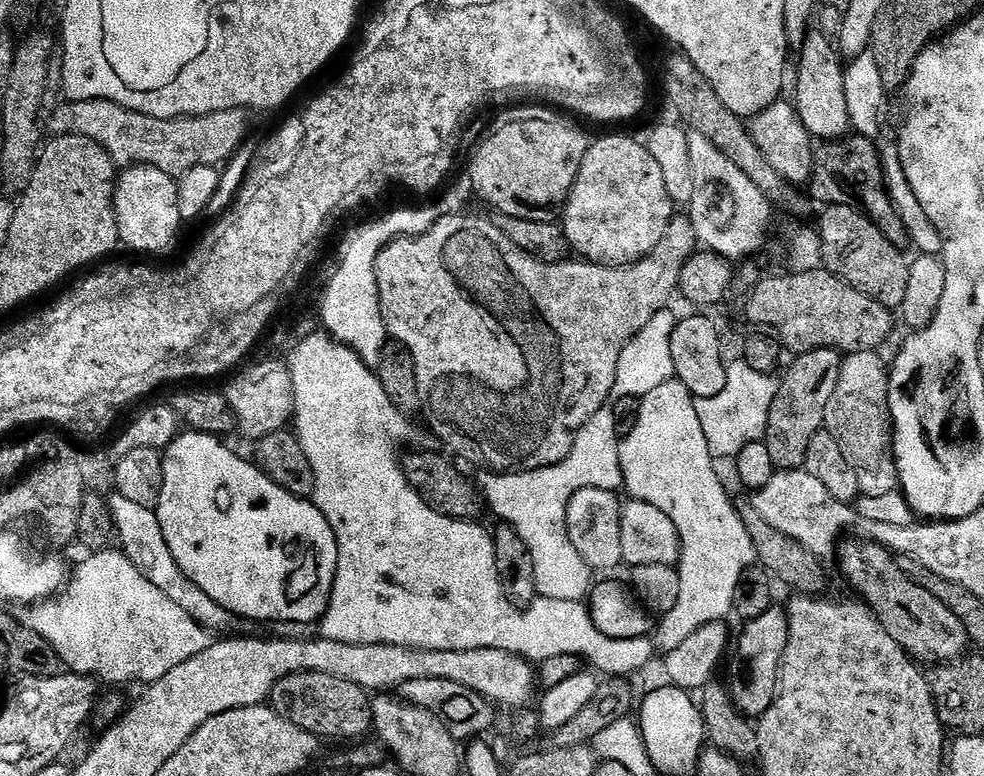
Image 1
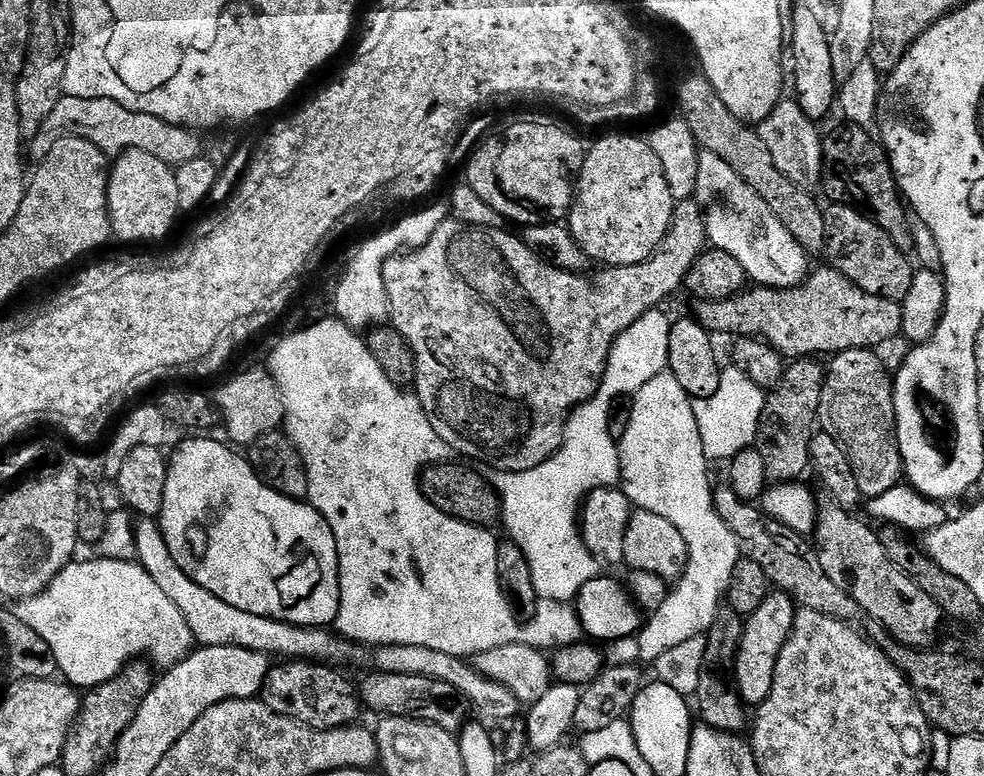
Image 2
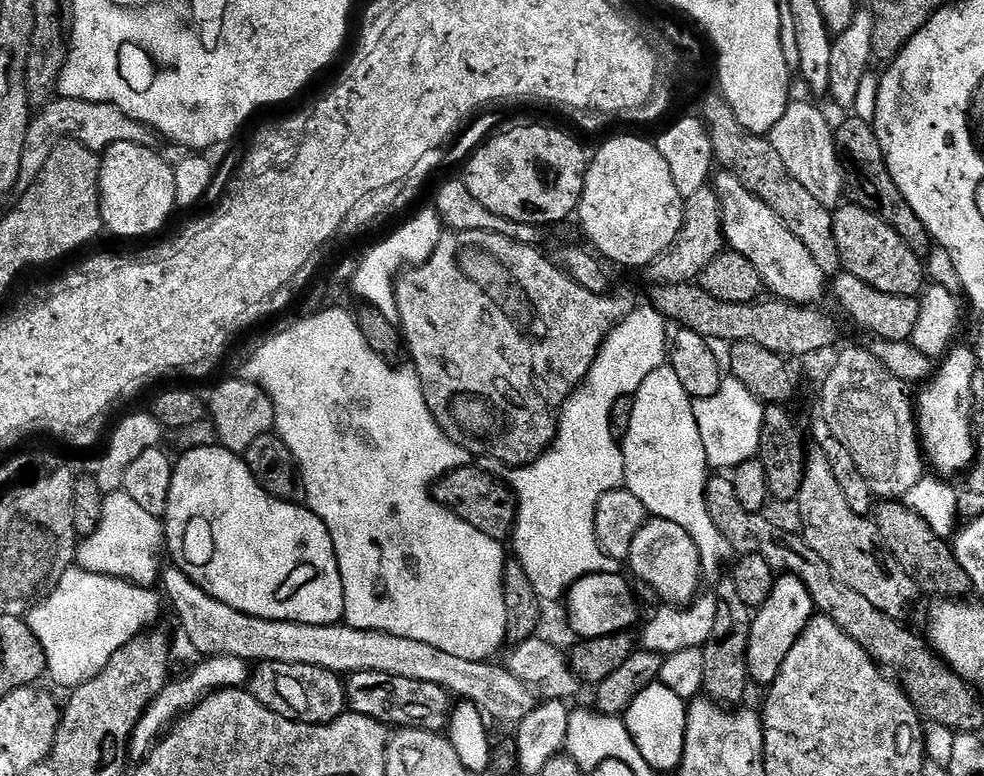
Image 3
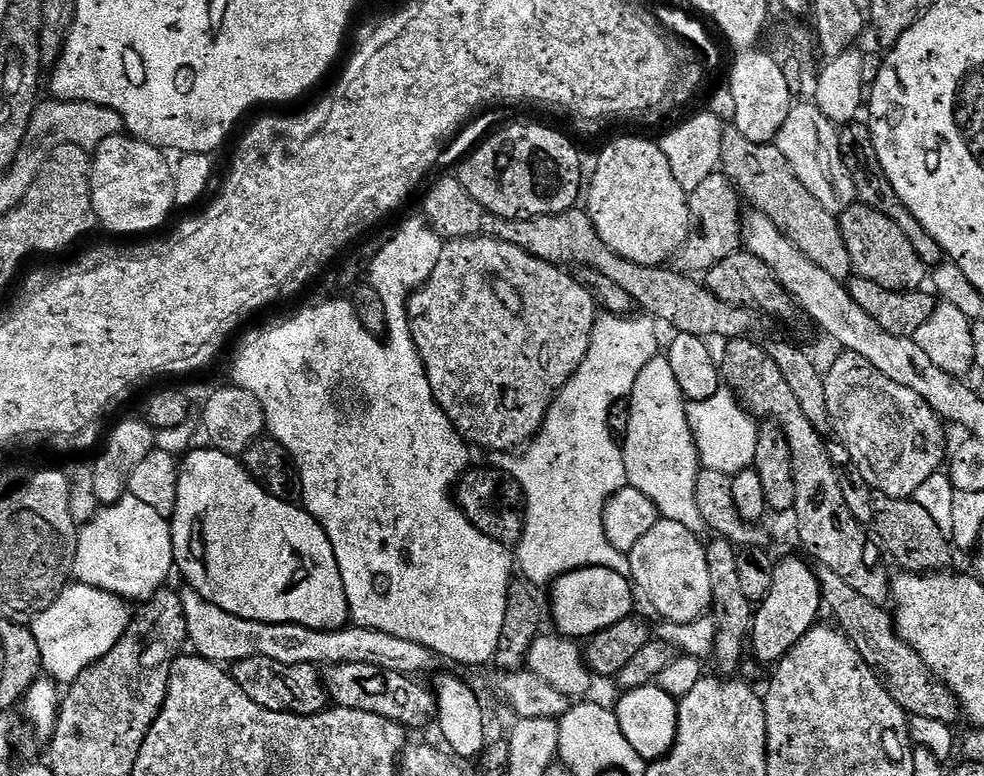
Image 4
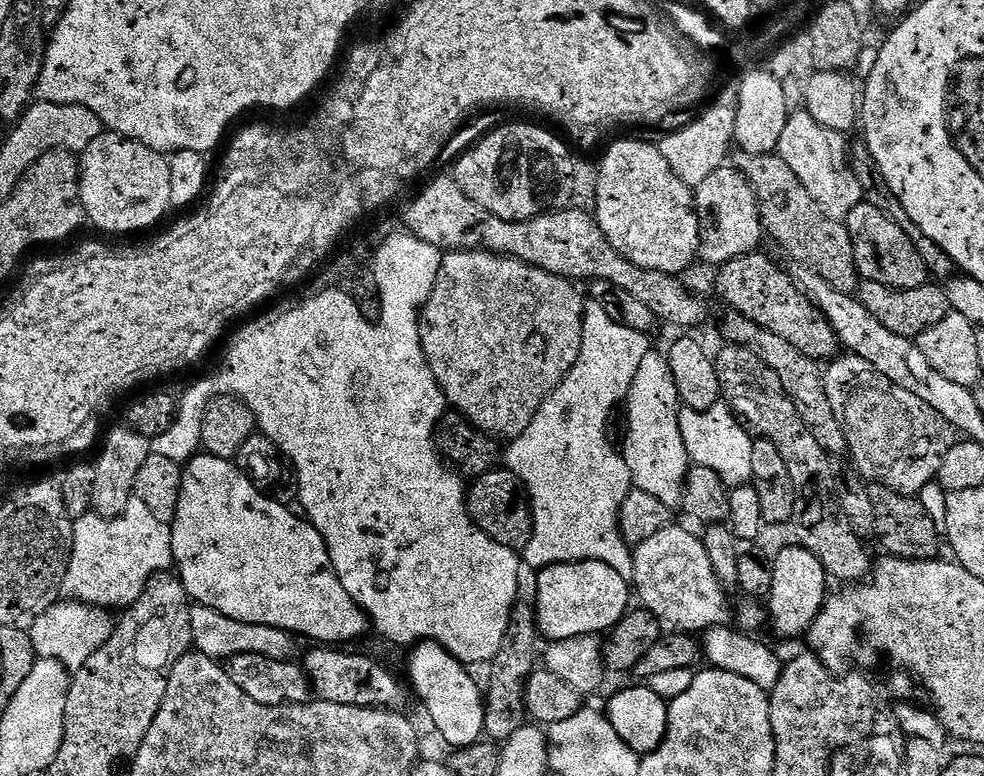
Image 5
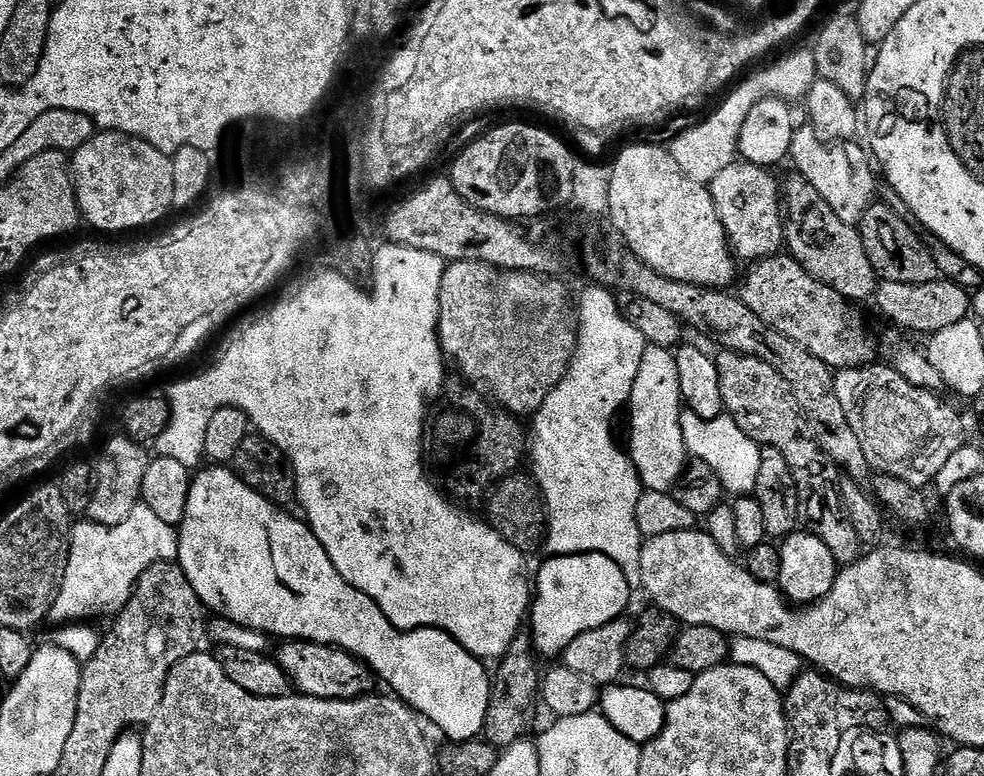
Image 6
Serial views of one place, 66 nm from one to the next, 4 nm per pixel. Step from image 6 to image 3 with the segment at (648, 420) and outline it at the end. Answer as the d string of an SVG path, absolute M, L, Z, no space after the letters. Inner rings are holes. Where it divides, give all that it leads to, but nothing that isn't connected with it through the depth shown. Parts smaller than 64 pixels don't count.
M671 366L654 370L654 374L642 382L631 401L632 417L628 420L624 436L622 432L623 487L642 502L649 517L678 522L678 526L694 538L694 546L698 546L700 555L701 573L708 577L724 563L729 563L730 549L726 538L722 538L722 530L714 526L710 510L706 510L710 465L706 446L702 446L702 434L698 434L693 403L692 397L686 394L686 386L682 386Z

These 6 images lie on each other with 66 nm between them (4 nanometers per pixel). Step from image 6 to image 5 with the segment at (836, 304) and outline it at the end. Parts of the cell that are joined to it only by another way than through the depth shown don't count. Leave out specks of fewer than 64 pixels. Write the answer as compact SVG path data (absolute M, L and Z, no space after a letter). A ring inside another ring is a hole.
M757 250L719 265L717 272L720 273L716 276L717 294L728 303L727 307L731 311L750 318L750 322L758 322L758 326L770 330L773 334L778 334L785 342L790 342L790 346L802 350L802 354L806 354L811 360L831 361L838 352L834 326L830 326L826 314L822 314L822 310L818 310L818 306L814 306L814 302L810 302L808 295L796 283L793 273L791 271L783 272L770 257L763 256L762 253L763 251Z

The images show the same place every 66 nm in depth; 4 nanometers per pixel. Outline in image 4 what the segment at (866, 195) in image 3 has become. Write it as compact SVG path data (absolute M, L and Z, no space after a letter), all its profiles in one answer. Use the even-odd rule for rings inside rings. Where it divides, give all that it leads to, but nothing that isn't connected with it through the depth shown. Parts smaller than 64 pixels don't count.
M853 122L843 125L839 129L839 134L838 146L842 158L846 162L846 170L850 170L850 178L854 178L857 201L886 214L886 218L890 218L890 222L894 222L898 226L898 230L902 230L902 234L906 234L906 238L910 240L910 246L914 246L918 258L922 258L925 266L945 263L946 257L942 246L938 246L938 242L934 242L934 238L930 238L930 234L926 234L926 226L922 226L922 222L918 222L918 218L914 218L914 214L910 214L910 210L906 210L906 206L900 201L898 194L894 194L894 186L890 186L890 182L886 178L886 170L882 170L882 162L878 162L878 150L874 150L874 138L867 123Z

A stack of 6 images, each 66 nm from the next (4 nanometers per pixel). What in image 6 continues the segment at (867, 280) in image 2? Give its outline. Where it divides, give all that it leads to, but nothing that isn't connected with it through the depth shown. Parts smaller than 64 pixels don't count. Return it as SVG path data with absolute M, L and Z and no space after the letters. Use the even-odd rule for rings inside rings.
M874 202L868 207L858 225L864 253L877 277L903 284L925 284L937 280L940 276L938 266L934 266L934 258L930 258L930 252L922 246L916 228L911 223L908 225L894 209L880 203Z

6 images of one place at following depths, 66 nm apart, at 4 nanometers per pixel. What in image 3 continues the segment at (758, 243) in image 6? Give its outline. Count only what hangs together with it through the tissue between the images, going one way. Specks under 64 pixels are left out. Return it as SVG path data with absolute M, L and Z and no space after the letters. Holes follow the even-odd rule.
M705 186L698 190L698 194L690 194L685 199L684 221L678 238L653 264L648 265L646 275L656 280L652 282L657 285L686 284L695 281L700 271L710 262L714 262L716 255L725 251L725 248L724 227L720 221L720 203L715 191Z

